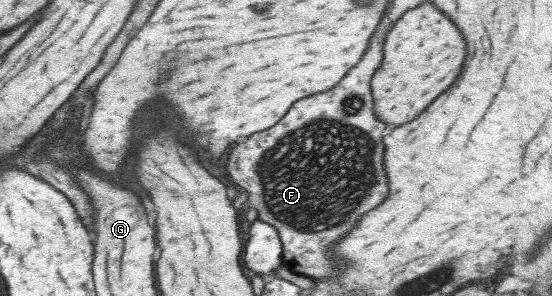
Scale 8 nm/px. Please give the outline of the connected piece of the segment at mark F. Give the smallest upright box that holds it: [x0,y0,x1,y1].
[226,17,390,280]

